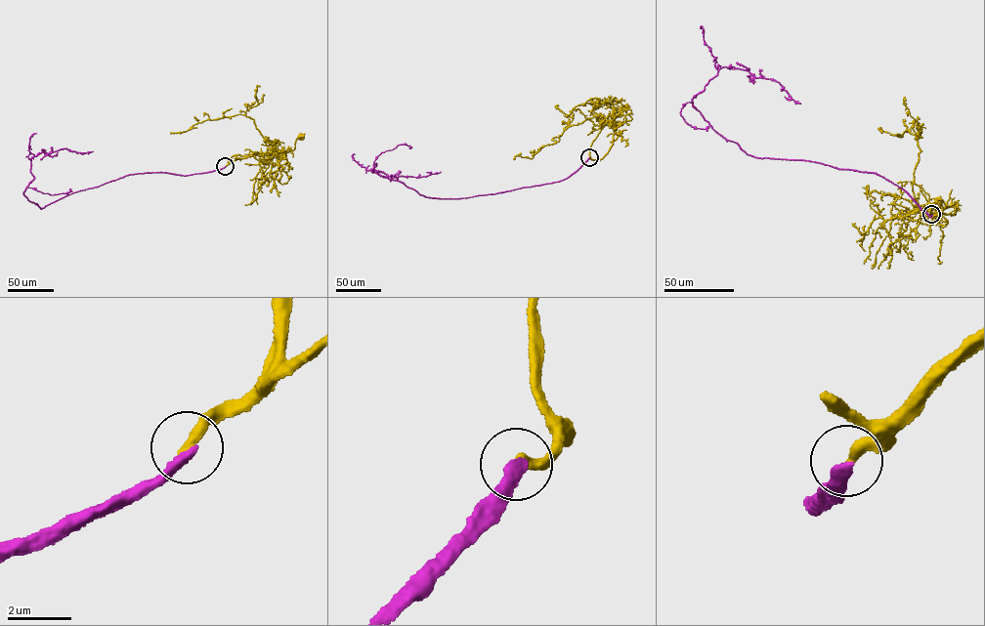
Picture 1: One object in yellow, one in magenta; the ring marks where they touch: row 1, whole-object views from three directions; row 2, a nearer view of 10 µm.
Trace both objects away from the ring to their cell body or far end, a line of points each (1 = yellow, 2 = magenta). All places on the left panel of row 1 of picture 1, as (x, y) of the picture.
1: (225, 166), (235, 155), (256, 154), (274, 149), (289, 151), (300, 136)
2: (225, 166), (183, 176), (126, 175), (41, 209), (23, 194), (33, 179), (33, 156), (64, 148), (93, 151)

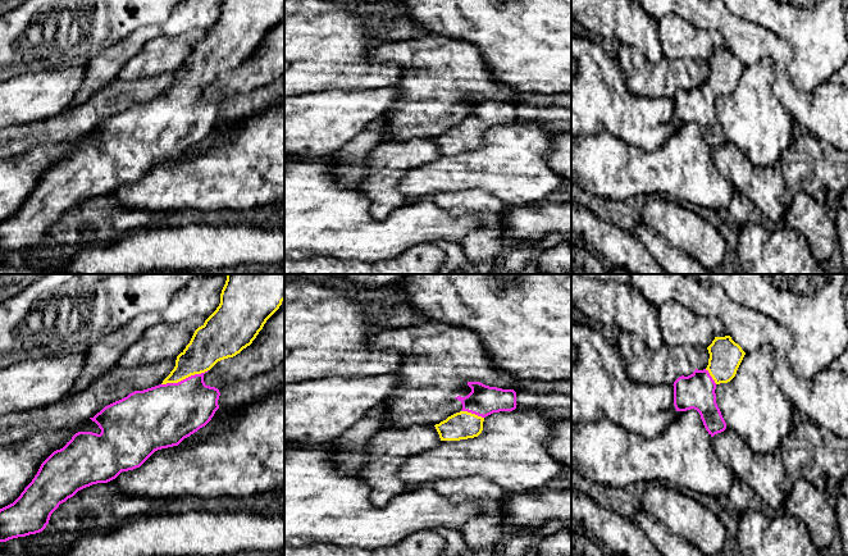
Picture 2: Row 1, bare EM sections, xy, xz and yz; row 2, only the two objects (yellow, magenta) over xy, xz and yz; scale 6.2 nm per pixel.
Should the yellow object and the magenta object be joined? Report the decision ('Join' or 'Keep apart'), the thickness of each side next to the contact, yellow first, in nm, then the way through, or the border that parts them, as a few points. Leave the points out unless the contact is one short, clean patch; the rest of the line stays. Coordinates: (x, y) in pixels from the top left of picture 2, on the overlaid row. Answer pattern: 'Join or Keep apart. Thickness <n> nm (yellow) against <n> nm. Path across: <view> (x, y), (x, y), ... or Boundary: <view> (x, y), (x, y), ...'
Join. Thickness 240 nm (yellow) against 380 nm

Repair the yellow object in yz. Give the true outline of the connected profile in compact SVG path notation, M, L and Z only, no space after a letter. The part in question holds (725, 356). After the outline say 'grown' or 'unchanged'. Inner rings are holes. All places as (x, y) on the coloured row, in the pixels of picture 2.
M730 336L715 337L707 350L710 359L706 369L696 369L674 382L674 406L676 411L697 410L706 430L713 437L726 429L716 404L716 386L735 377L746 352Z | grown

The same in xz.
M468 382L468 386L471 388L471 392L468 396L455 397L462 404L462 410L434 425L441 441L460 441L478 437L483 430L485 416L493 413L512 411L516 409L516 392L514 389L489 387L480 382Z | grown

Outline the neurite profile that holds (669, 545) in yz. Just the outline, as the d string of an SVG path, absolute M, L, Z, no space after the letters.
M642 509L633 515L632 520L664 556L706 556L685 539L673 534L665 524Z

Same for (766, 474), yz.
M729 428L712 437L712 447L721 461L733 470L735 479L744 482L766 506L775 510L779 515L785 512L787 468L779 452L775 455L758 455Z

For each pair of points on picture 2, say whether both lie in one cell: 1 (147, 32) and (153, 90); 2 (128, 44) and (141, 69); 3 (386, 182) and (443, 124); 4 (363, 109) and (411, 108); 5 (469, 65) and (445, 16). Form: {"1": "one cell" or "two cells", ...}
{"1": "two cells", "2": "two cells", "3": "two cells", "4": "two cells", "5": "two cells"}

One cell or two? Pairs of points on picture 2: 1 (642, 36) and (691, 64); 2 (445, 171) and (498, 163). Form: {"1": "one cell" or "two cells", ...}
{"1": "two cells", "2": "one cell"}

